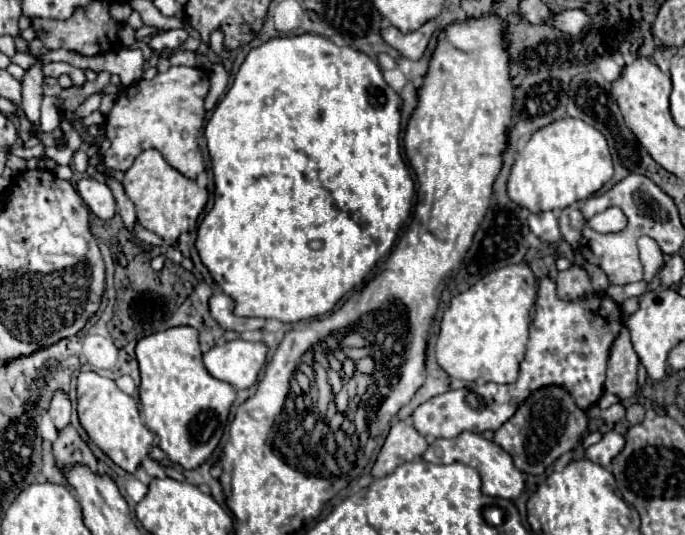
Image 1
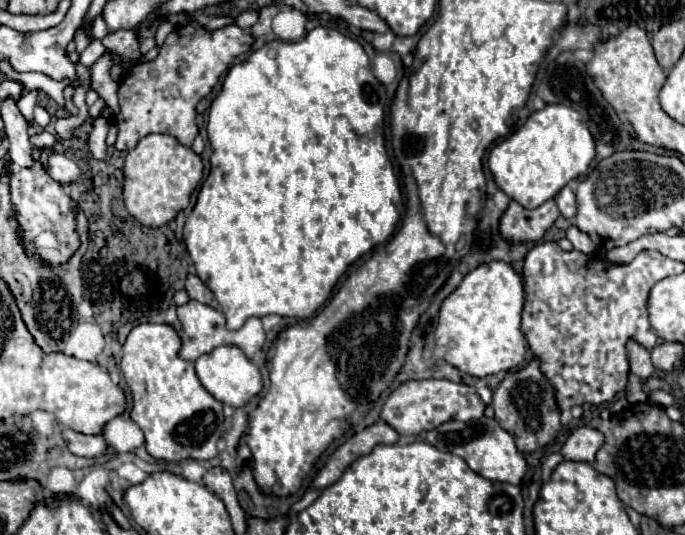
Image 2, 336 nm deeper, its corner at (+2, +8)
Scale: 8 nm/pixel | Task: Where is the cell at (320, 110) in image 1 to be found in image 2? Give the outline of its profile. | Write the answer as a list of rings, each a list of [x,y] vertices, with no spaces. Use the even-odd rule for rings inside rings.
[[[325,26],[313,28],[301,42],[279,42],[279,40],[269,42],[263,48],[255,50],[245,62],[235,64],[227,72],[223,80],[223,88],[215,96],[209,108],[207,136],[213,148],[211,174],[202,183],[197,204],[185,222],[183,240],[189,250],[189,256],[195,262],[197,276],[215,294],[221,312],[227,318],[229,330],[241,328],[243,322],[251,316],[277,314],[277,316],[291,316],[291,318],[311,318],[327,302],[337,280],[347,272],[347,268],[357,258],[373,250],[373,246],[385,242],[393,234],[399,222],[397,204],[401,202],[401,186],[393,172],[393,164],[385,148],[385,138],[379,128],[385,122],[385,110],[379,100],[379,92],[385,92],[385,88],[373,76],[363,46],[357,40],[343,36],[335,28],[325,28]]]

